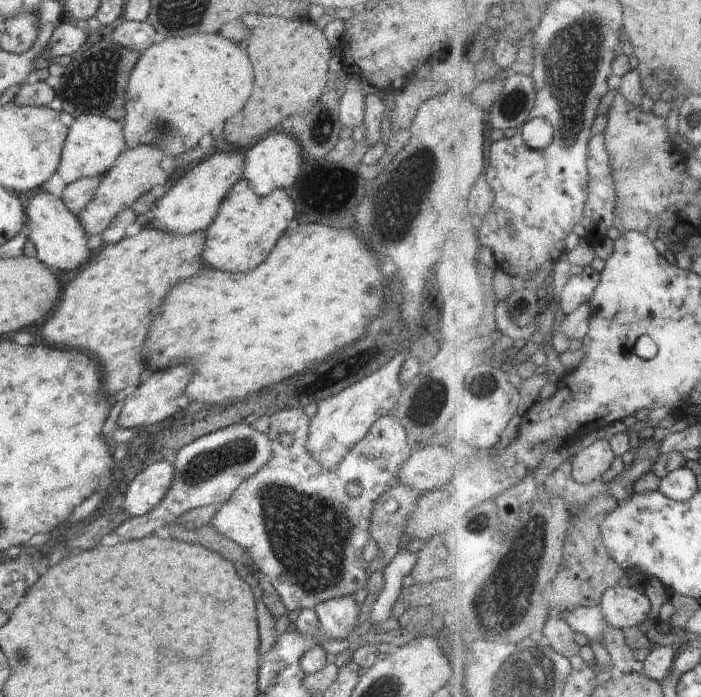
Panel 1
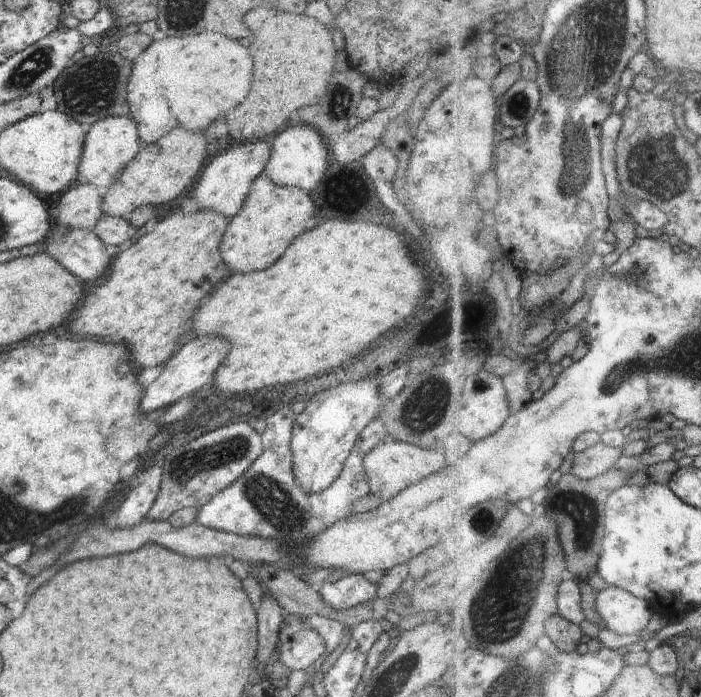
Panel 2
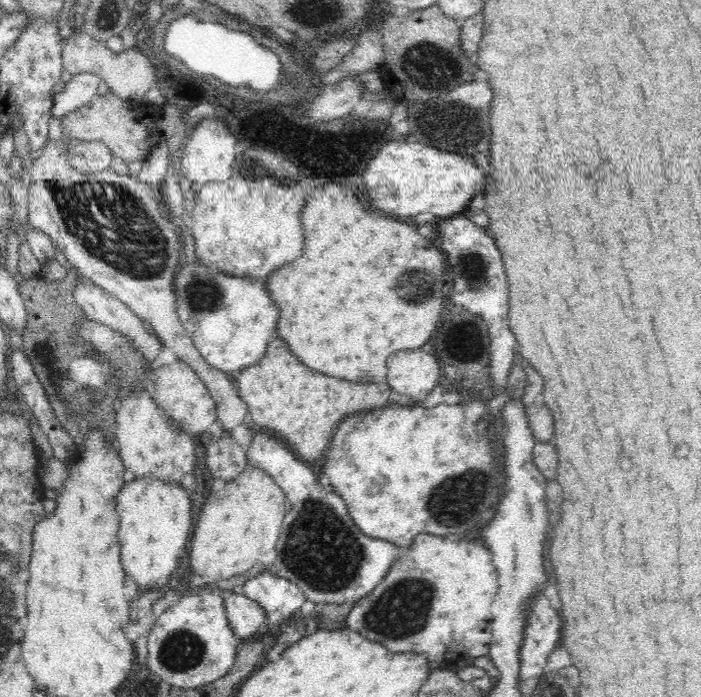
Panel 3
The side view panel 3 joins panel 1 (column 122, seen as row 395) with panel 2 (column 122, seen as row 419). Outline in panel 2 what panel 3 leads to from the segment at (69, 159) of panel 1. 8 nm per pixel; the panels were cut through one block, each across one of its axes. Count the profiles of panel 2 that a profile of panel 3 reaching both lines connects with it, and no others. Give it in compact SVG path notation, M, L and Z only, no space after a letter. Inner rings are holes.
M110 116L110 118L98 120L86 128L85 134L78 175L83 182L96 185L103 192L107 191L110 185L118 180L124 168L132 162L133 158L136 158L144 144L138 136L134 121L121 116Z

